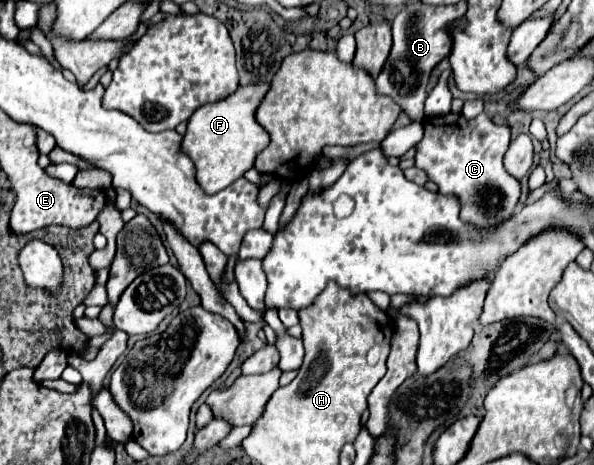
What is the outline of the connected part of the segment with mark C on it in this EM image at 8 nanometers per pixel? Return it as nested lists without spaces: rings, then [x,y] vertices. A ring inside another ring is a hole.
[[[453,112],[447,116],[427,118],[423,126],[425,136],[417,144],[415,166],[427,172],[429,180],[439,186],[441,194],[459,196],[463,204],[463,220],[479,228],[493,228],[507,220],[517,206],[521,192],[521,184],[503,168],[503,156],[511,142],[509,126],[497,126],[485,114],[467,122],[461,114]]]

